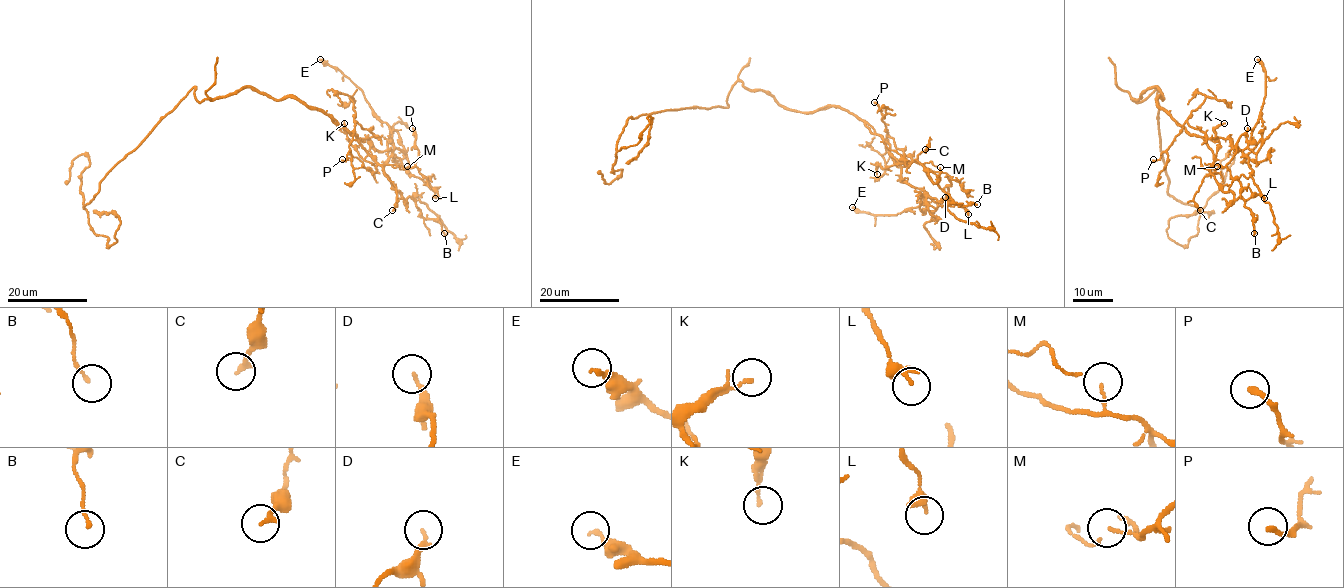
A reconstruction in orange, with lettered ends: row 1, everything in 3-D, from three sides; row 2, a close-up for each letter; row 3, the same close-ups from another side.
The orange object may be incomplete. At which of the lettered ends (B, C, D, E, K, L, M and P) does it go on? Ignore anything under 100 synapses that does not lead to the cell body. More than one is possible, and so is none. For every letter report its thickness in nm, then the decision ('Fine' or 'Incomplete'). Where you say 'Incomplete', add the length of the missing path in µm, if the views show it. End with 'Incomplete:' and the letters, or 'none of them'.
B: Thickness 120 nm. Fine
C: Thickness 180 nm. Fine
D: Thickness 190 nm. Fine
E: Thickness 240 nm. Fine
K: Thickness 90 nm. Fine
L: Thickness 180 nm. Fine
M: Thickness 70 nm. Fine
P: Thickness 200 nm. Fine
Incomplete: none of them

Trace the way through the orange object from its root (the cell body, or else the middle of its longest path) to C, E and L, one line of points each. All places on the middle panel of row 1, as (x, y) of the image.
C: (748, 89), (767, 91), (800, 112), (828, 105), (848, 110), (900, 162), (912, 162), (925, 149)
E: (748, 89), (800, 112), (848, 110), (926, 194), (896, 215), (852, 207)
L: (748, 89), (767, 91), (800, 112), (828, 105), (848, 110), (889, 145), (909, 185), (968, 214)

